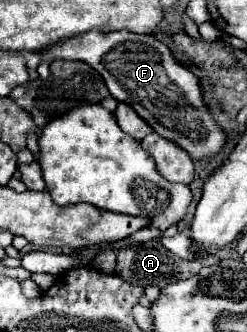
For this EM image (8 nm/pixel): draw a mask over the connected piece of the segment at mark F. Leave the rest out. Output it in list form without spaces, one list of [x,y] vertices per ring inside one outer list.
[[[91,30],[85,36],[65,40],[43,54],[43,60],[83,60],[93,66],[103,78],[117,102],[129,104],[159,136],[175,142],[189,152],[191,158],[209,158],[217,154],[225,142],[223,130],[211,120],[203,98],[199,80],[195,74],[185,70],[171,54],[171,50],[155,40],[151,34],[133,34],[129,30],[117,30],[103,36]]]

